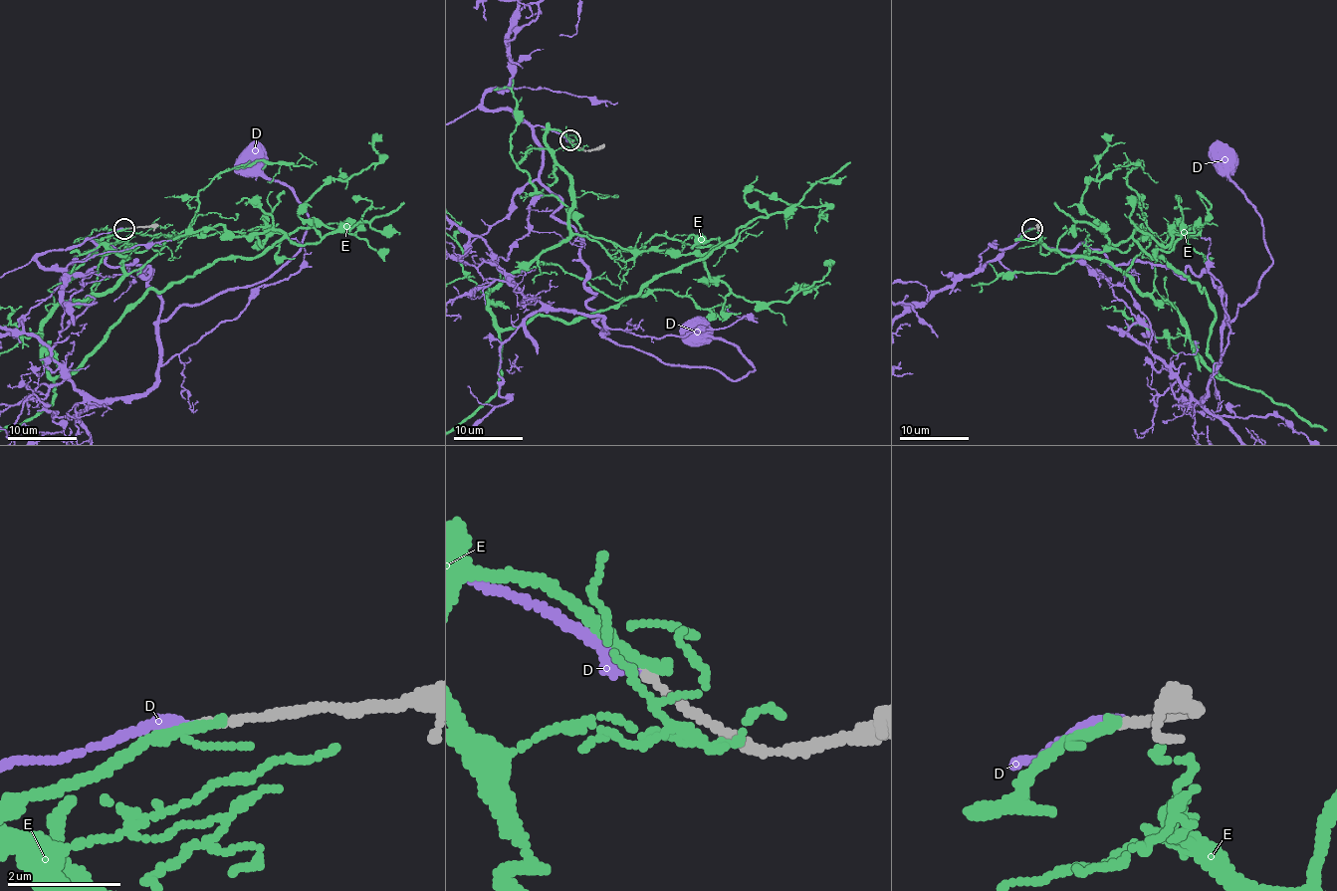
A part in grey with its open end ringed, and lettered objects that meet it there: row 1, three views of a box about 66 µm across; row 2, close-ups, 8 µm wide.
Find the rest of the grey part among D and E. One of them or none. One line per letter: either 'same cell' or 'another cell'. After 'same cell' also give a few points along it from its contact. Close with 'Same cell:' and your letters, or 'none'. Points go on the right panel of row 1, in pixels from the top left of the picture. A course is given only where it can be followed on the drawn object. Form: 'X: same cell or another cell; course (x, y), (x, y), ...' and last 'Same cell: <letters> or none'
D: same cell; course (1032, 228), (1016, 237), (1086, 244), (1118, 266), (1208, 273), (1230, 321), (1272, 263), (1225, 158)
E: another cell
Same cell: D

